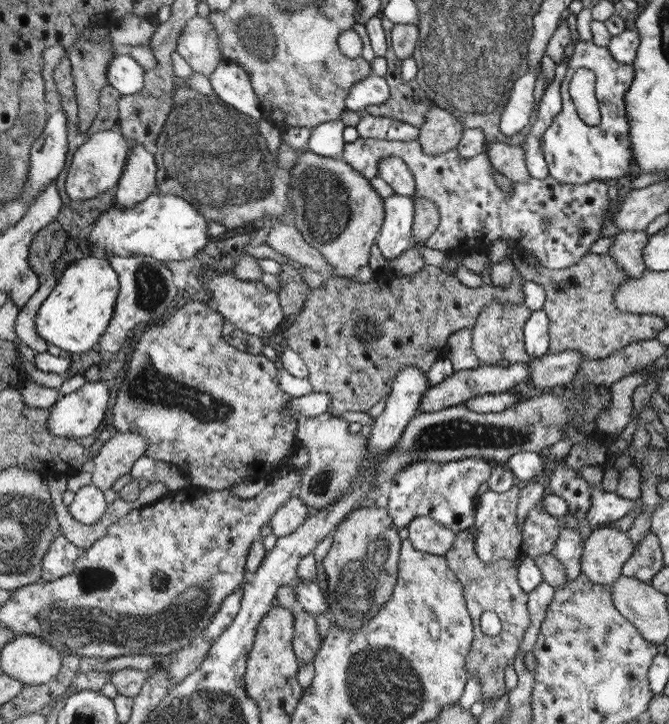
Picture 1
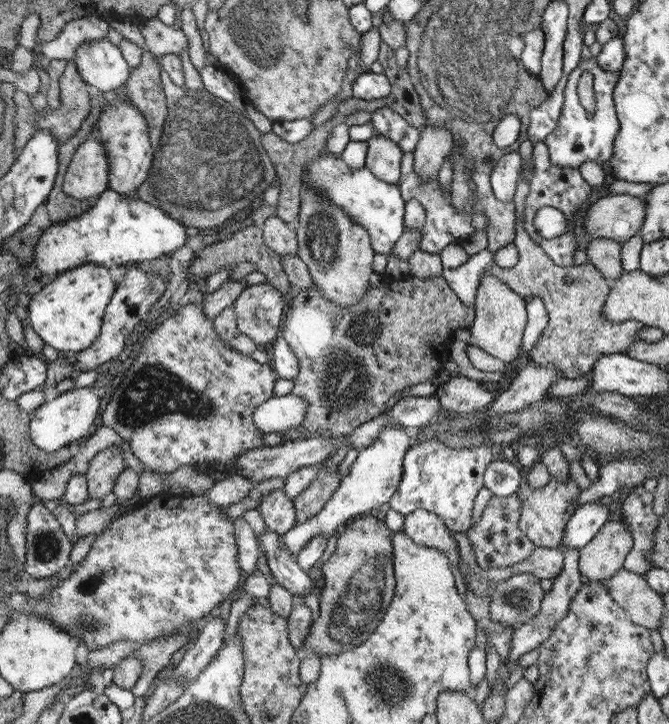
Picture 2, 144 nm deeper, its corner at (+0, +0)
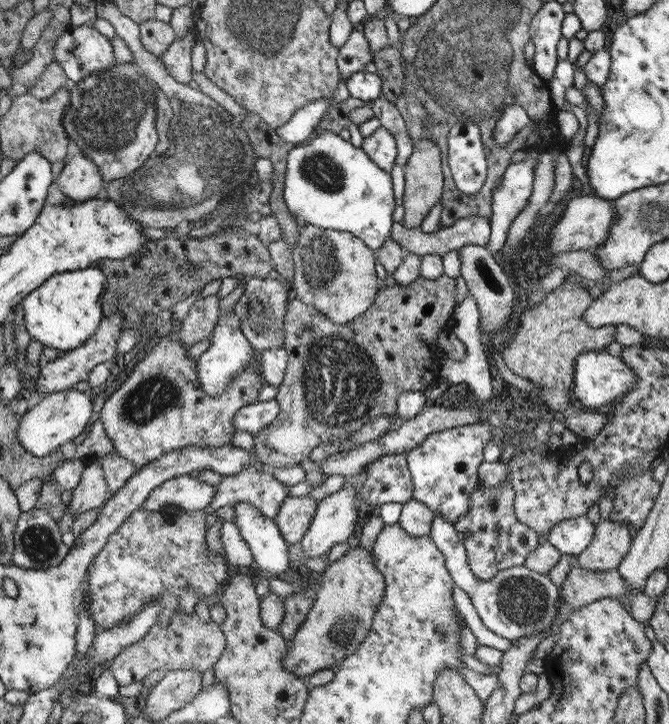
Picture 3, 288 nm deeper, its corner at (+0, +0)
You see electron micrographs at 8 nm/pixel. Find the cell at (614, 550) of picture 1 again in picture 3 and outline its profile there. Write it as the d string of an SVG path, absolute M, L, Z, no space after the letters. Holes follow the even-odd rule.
M599 520L595 526L593 542L575 558L575 566L587 572L609 572L617 570L623 558L631 550L631 534L627 524Z

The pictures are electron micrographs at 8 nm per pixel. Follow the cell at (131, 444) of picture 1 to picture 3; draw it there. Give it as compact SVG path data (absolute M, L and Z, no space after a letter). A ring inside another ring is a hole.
M99 460L85 464L81 480L79 480L77 488L71 492L69 508L73 508L75 512L83 512L83 510L101 506L107 500L107 494L109 494L107 488L109 486L105 482L103 464Z

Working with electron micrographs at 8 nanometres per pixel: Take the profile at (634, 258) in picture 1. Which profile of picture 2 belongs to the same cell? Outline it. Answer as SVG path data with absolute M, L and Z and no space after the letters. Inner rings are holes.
M597 238L587 244L587 262L593 262L605 280L611 284L625 274L621 268L623 242L613 238Z

